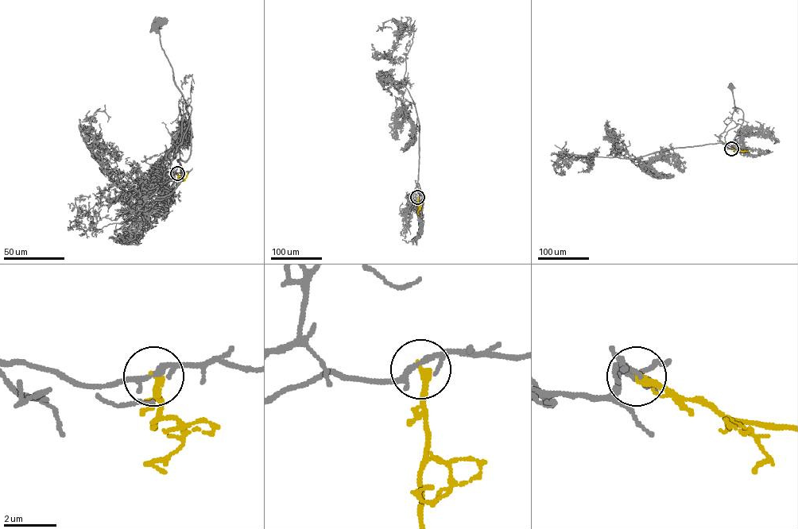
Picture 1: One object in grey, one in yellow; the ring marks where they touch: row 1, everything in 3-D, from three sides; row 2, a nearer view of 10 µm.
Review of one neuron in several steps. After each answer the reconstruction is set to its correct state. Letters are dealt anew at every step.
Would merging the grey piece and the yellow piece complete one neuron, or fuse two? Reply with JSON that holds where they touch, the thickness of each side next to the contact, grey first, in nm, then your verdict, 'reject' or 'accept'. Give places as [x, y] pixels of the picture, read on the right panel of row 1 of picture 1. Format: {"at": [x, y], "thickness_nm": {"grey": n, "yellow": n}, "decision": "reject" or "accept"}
{"at": [731, 148], "thickness_nm": {"grey": 180, "yellow": 300}, "decision": "reject"}

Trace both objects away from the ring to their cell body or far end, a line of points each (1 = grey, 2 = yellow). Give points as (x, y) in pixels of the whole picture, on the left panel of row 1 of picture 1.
1: (177, 173), (168, 172), (166, 167), (181, 143), (191, 109), (189, 105), (186, 113), (189, 116), (155, 26)
2: (177, 173), (178, 177), (184, 181), (187, 173)

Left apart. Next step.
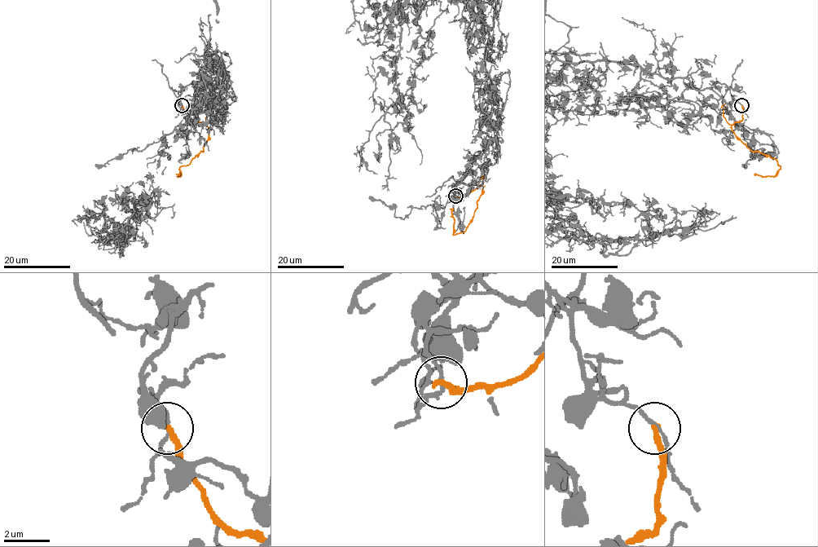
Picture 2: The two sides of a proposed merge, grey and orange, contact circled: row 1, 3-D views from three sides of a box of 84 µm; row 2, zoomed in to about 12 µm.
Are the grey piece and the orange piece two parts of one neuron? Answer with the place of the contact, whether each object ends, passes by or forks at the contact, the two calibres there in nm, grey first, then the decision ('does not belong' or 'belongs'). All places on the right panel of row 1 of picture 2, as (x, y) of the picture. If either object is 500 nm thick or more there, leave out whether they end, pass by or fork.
at (741, 105); grey passes by; orange ends there; 130 nm thick on the grey side, 260 nm on the other; does not belong

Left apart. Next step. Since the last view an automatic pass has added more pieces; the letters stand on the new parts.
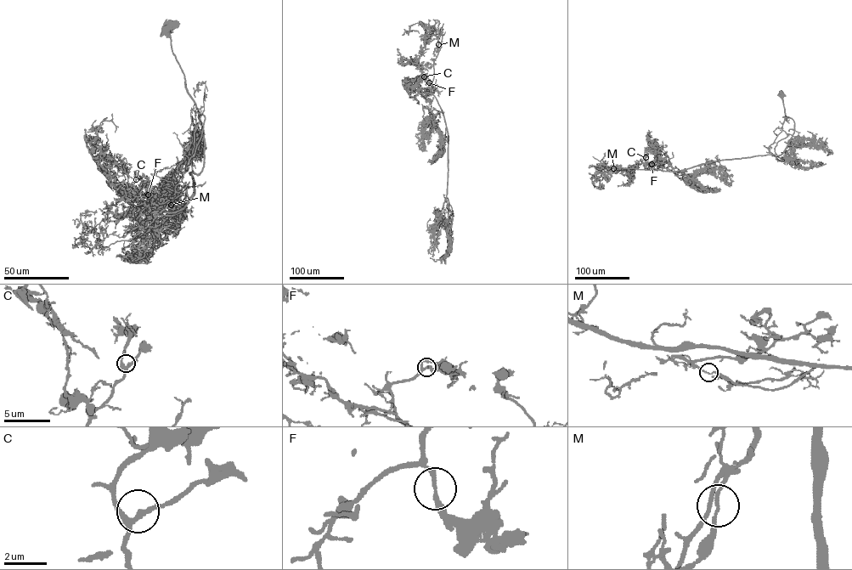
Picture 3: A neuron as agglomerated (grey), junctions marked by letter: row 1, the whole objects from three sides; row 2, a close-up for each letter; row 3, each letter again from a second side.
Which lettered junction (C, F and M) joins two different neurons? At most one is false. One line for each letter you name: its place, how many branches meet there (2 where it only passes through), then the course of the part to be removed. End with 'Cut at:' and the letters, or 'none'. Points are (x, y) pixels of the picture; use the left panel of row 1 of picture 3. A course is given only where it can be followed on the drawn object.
Cut at: none

